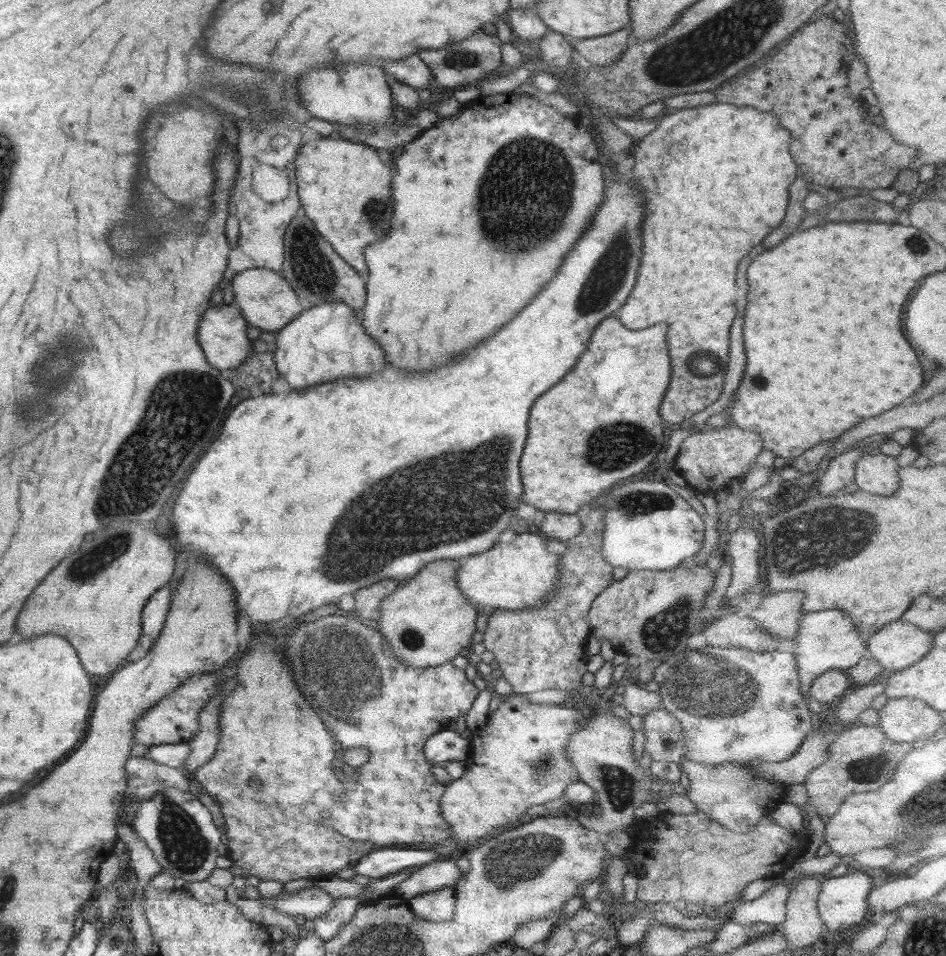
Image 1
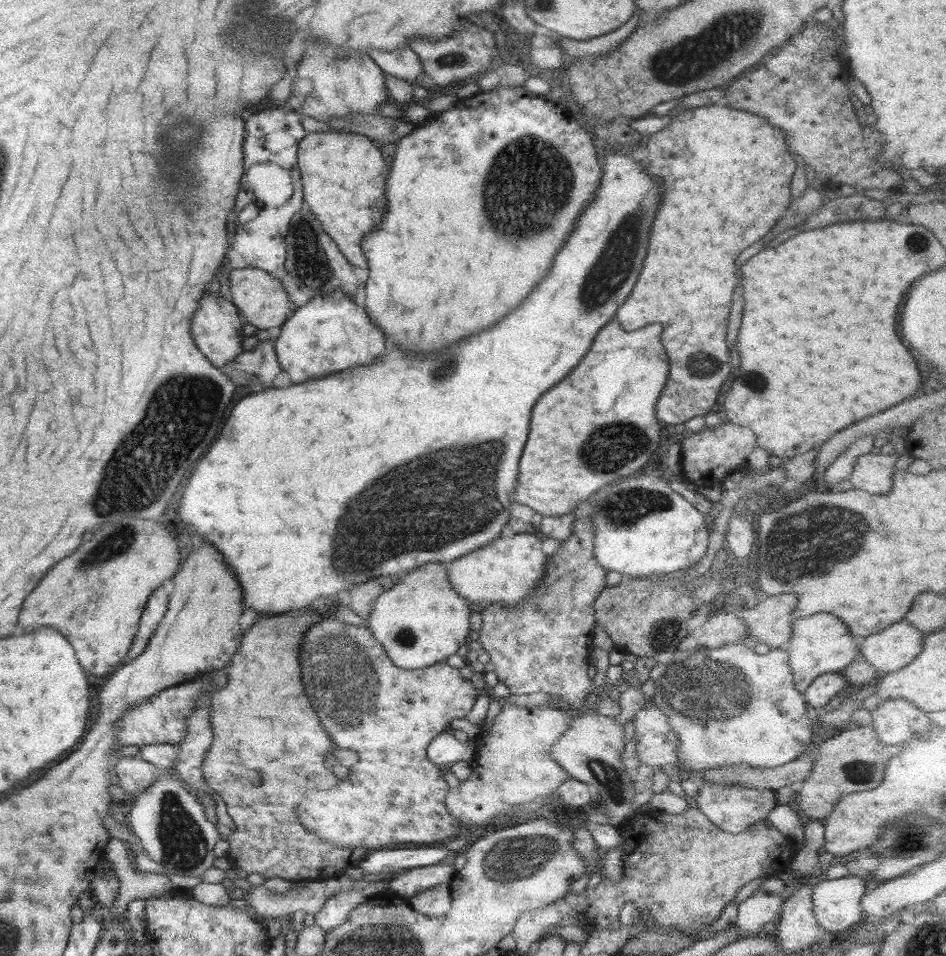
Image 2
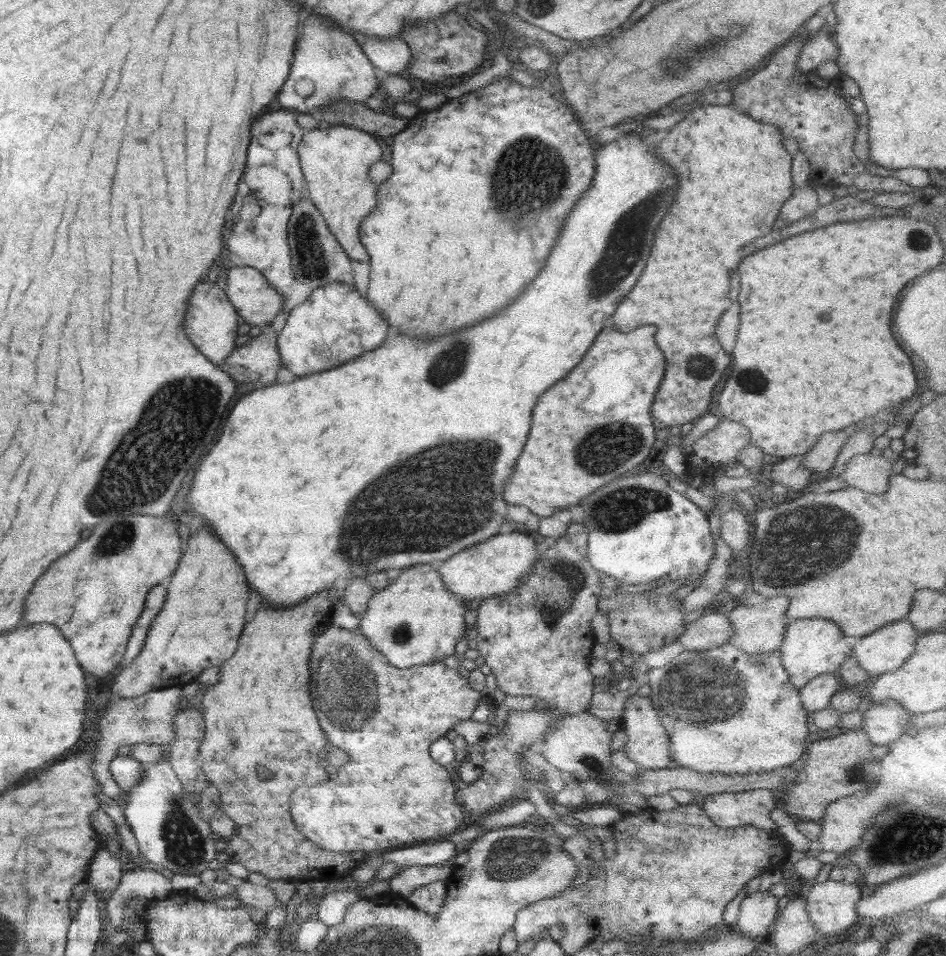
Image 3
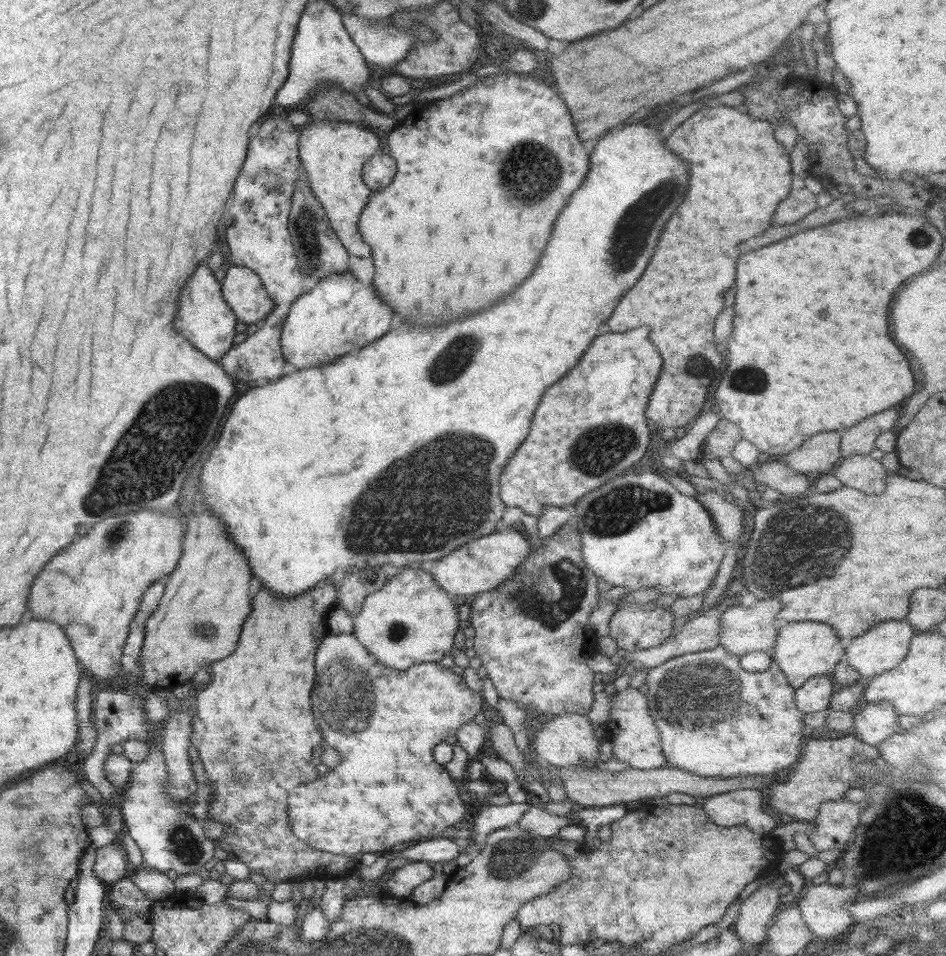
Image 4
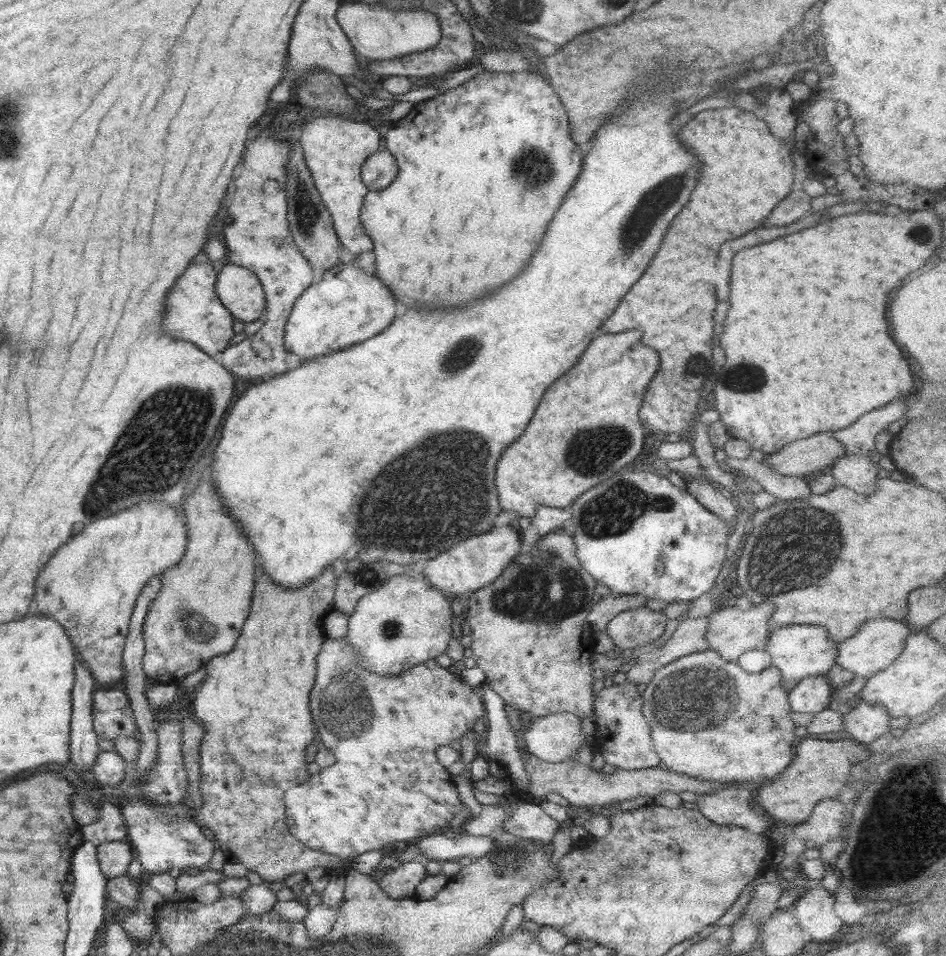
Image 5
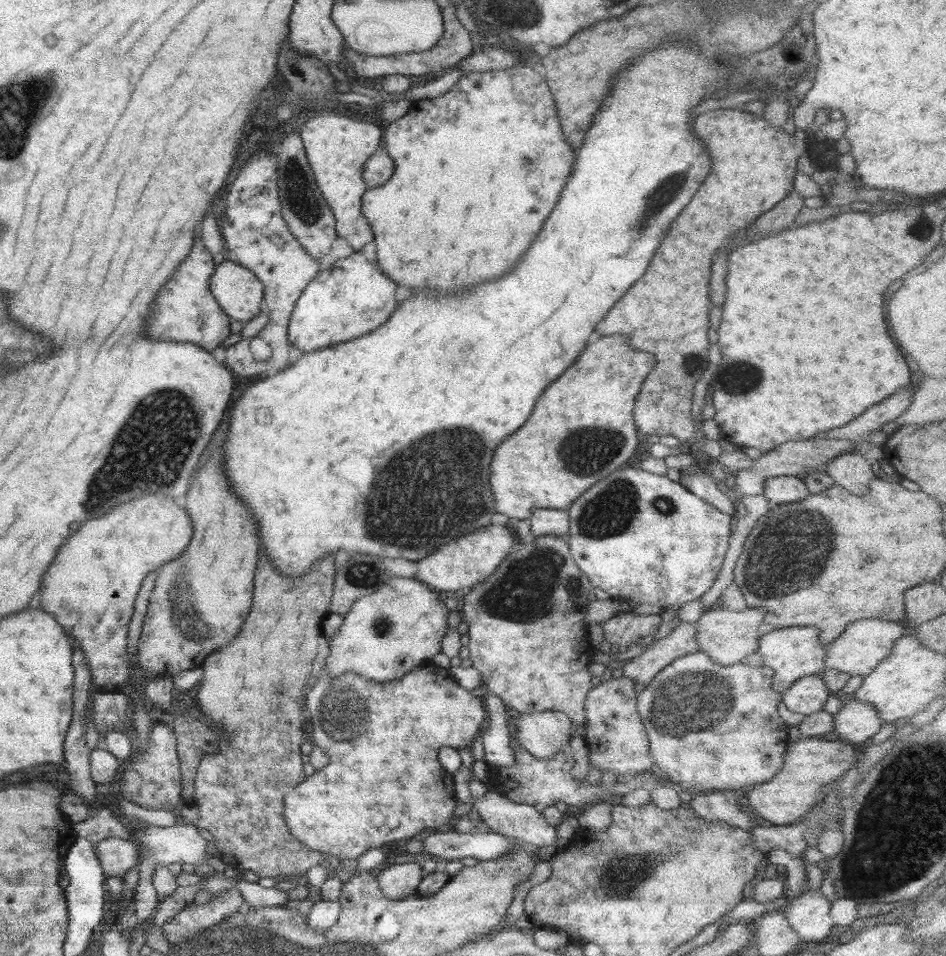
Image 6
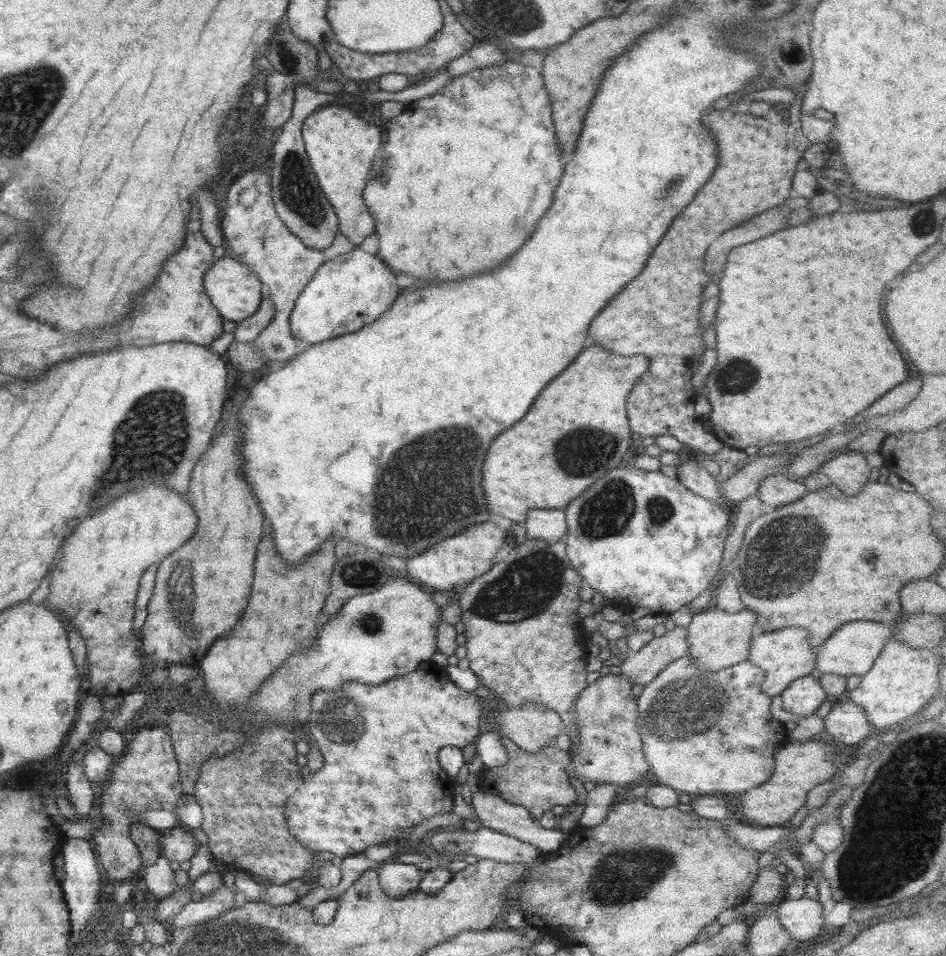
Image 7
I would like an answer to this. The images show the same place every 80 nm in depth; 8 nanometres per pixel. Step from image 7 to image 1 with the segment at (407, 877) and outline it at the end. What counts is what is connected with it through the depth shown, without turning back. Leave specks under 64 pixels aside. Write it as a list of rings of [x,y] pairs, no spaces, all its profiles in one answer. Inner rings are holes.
[[[441,858],[427,862],[416,869],[410,877],[394,887],[393,895],[402,896],[404,900],[421,893],[440,891],[444,888],[454,888],[460,881],[461,873],[455,861],[445,861]]]

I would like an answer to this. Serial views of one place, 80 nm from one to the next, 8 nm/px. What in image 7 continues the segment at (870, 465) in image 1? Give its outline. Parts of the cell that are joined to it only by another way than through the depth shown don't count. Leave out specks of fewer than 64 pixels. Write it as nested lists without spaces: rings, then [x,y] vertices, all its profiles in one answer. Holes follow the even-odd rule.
[[[843,452],[835,454],[820,468],[836,486],[839,492],[856,496],[863,486],[874,478],[875,472],[868,466],[864,452]]]

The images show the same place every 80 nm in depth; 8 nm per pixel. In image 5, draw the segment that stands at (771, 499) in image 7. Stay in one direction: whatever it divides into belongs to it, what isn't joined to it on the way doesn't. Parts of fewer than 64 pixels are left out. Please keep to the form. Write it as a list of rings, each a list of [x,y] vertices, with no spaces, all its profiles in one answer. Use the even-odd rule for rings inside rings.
[[[751,456],[748,459],[728,457],[728,470],[736,475],[752,477],[763,490],[772,494],[777,500],[804,499],[812,495],[808,480],[803,477],[778,474],[762,461],[756,461]]]

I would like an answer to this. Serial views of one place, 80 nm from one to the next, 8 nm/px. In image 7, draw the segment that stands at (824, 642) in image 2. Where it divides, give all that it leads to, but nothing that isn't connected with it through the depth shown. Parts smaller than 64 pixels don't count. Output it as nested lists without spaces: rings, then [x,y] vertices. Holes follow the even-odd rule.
[[[786,627],[781,628],[769,633],[762,633],[759,636],[754,636],[751,638],[751,646],[749,646],[749,657],[748,662],[755,664],[760,667],[762,672],[765,674],[764,682],[762,683],[762,692],[768,695],[770,698],[778,696],[781,692],[788,688],[788,685],[800,677],[816,674],[816,659],[817,652],[816,648],[812,648],[808,642],[809,632],[805,631],[803,628],[798,627]]]

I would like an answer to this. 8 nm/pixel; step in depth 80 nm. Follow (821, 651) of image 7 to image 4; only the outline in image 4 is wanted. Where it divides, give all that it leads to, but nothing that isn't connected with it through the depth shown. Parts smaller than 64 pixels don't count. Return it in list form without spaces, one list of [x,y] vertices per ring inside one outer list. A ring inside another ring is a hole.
[[[904,618],[902,620],[884,620],[877,622],[869,628],[862,636],[857,636],[847,648],[845,648],[844,660],[853,666],[860,676],[876,676],[888,670],[896,668],[902,659],[908,654],[912,637],[916,630]]]

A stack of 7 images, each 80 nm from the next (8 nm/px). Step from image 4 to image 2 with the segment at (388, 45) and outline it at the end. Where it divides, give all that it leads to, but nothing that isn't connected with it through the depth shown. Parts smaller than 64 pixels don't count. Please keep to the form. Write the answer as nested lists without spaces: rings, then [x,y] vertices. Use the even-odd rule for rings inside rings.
[[[402,48],[400,52],[370,52],[372,60],[381,68],[384,74],[404,79],[411,85],[422,76],[423,68],[416,52],[410,48]]]

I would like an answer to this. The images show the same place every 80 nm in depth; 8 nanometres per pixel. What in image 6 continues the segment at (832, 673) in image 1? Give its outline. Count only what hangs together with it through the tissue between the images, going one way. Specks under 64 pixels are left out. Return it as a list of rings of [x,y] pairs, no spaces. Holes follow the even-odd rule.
[[[821,675],[803,676],[783,693],[782,703],[792,712],[809,715],[823,710],[829,694]]]

